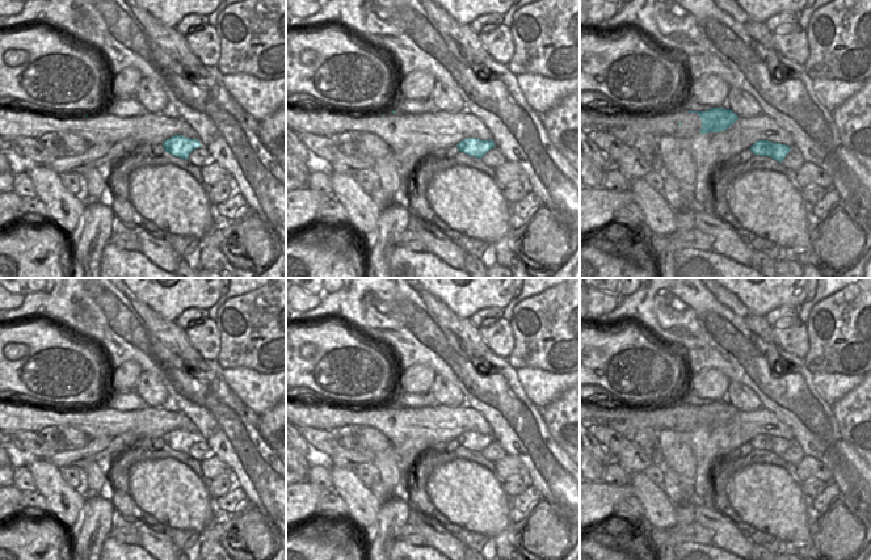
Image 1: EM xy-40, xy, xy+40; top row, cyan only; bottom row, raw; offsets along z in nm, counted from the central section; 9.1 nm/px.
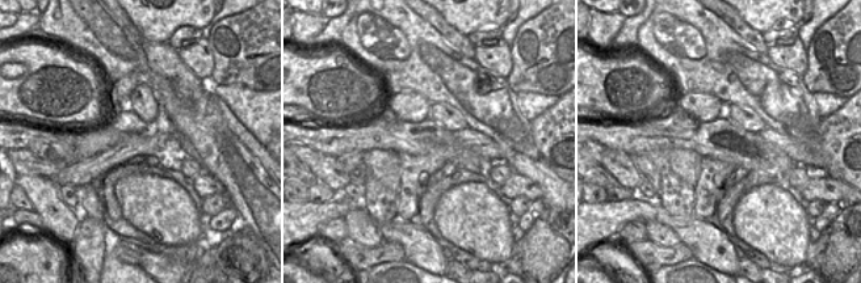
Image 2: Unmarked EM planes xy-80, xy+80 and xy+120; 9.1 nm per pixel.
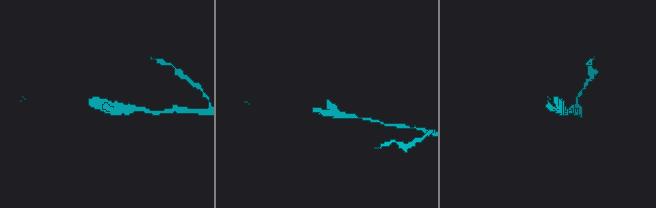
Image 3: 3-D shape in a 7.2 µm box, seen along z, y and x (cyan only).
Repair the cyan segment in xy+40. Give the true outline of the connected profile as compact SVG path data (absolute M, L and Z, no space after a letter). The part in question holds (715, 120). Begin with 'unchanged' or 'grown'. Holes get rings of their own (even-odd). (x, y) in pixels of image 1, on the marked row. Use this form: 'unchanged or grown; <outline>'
grown; M711 108L706 111L687 111L698 113L702 119L702 129L698 135L689 138L691 142L691 155L694 160L703 160L707 153L710 143L708 136L721 134L732 127L739 117L731 110L724 108Z

